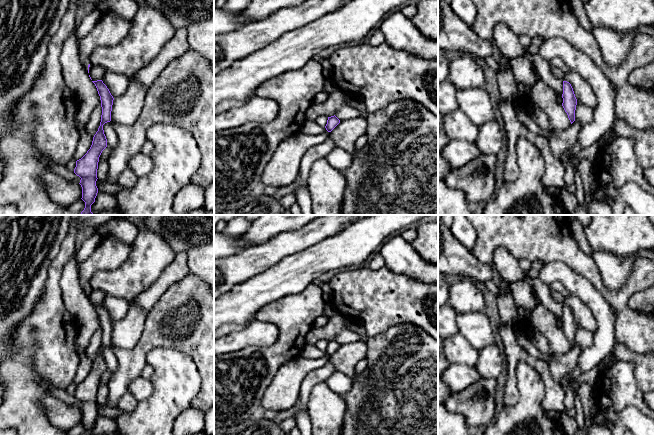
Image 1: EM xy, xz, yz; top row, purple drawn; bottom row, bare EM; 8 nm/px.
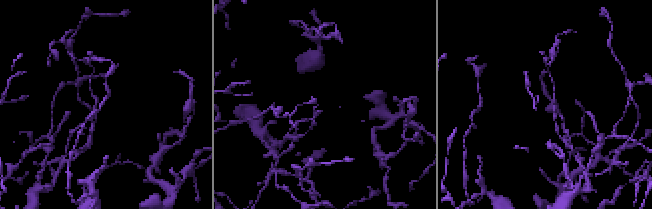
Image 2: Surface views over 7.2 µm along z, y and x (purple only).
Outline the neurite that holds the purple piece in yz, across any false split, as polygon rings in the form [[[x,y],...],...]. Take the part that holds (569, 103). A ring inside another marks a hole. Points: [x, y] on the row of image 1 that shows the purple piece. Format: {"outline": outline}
{"outline": [[[563,81],[563,94],[557,95],[558,102],[563,106],[565,112],[571,124],[575,121],[575,110],[577,105],[577,99],[575,97],[571,84],[567,81]]]}

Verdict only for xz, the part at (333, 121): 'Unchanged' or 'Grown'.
Grown

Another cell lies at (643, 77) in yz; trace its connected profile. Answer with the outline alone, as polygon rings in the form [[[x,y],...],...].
[[[654,59],[646,66],[638,67],[632,70],[628,80],[636,87],[654,90]]]

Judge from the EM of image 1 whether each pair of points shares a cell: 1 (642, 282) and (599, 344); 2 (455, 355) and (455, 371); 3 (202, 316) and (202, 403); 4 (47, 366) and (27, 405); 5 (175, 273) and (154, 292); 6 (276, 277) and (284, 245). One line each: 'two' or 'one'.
1: two
2: two
3: one
4: two
5: one
6: two

